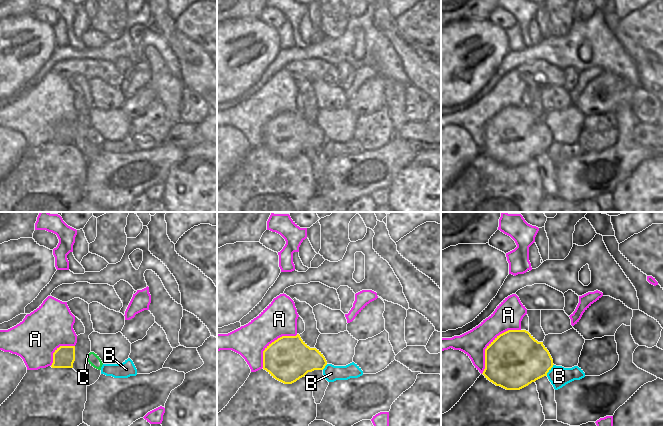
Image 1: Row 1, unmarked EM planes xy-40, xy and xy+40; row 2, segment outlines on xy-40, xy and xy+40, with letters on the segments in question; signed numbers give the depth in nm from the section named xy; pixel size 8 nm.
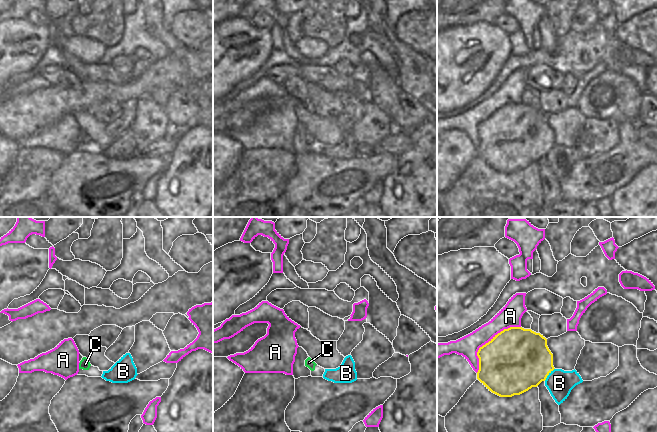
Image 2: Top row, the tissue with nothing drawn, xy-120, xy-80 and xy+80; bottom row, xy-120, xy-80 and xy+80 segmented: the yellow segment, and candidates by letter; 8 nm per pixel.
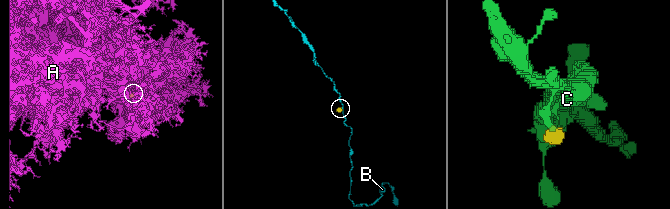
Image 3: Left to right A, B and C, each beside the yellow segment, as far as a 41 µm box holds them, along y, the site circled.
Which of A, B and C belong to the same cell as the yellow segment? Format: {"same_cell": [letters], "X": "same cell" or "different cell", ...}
{"same_cell": ["C"], "A": "different cell", "B": "different cell", "C": "same cell"}

